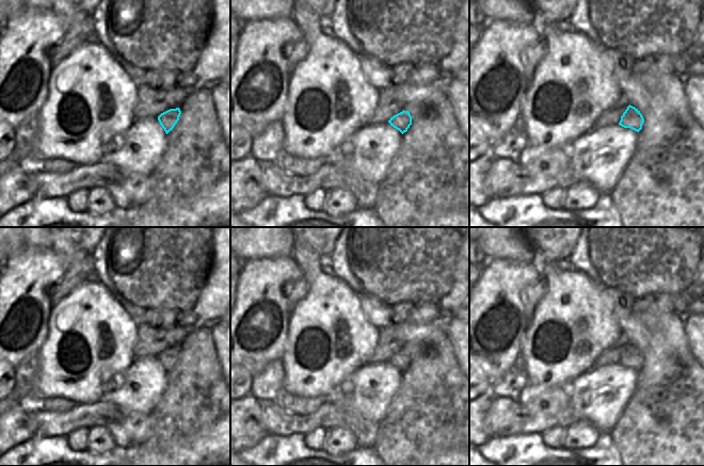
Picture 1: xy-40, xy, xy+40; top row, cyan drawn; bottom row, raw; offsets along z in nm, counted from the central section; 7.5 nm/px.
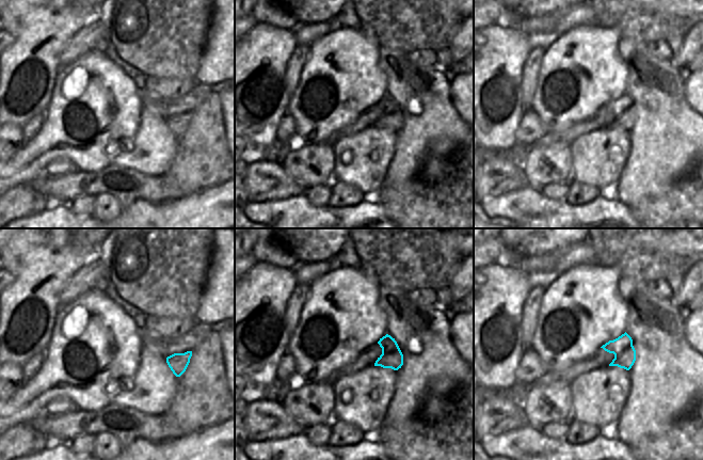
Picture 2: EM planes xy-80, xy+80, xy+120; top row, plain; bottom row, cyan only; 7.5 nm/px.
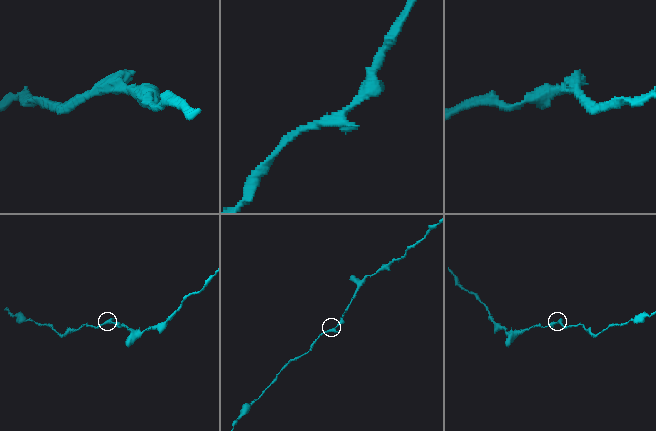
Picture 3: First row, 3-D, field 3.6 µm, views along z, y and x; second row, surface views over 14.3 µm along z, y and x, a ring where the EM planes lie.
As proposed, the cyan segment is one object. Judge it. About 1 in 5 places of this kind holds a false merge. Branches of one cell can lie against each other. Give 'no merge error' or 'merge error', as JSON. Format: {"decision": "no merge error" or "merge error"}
{"decision": "no merge error"}

